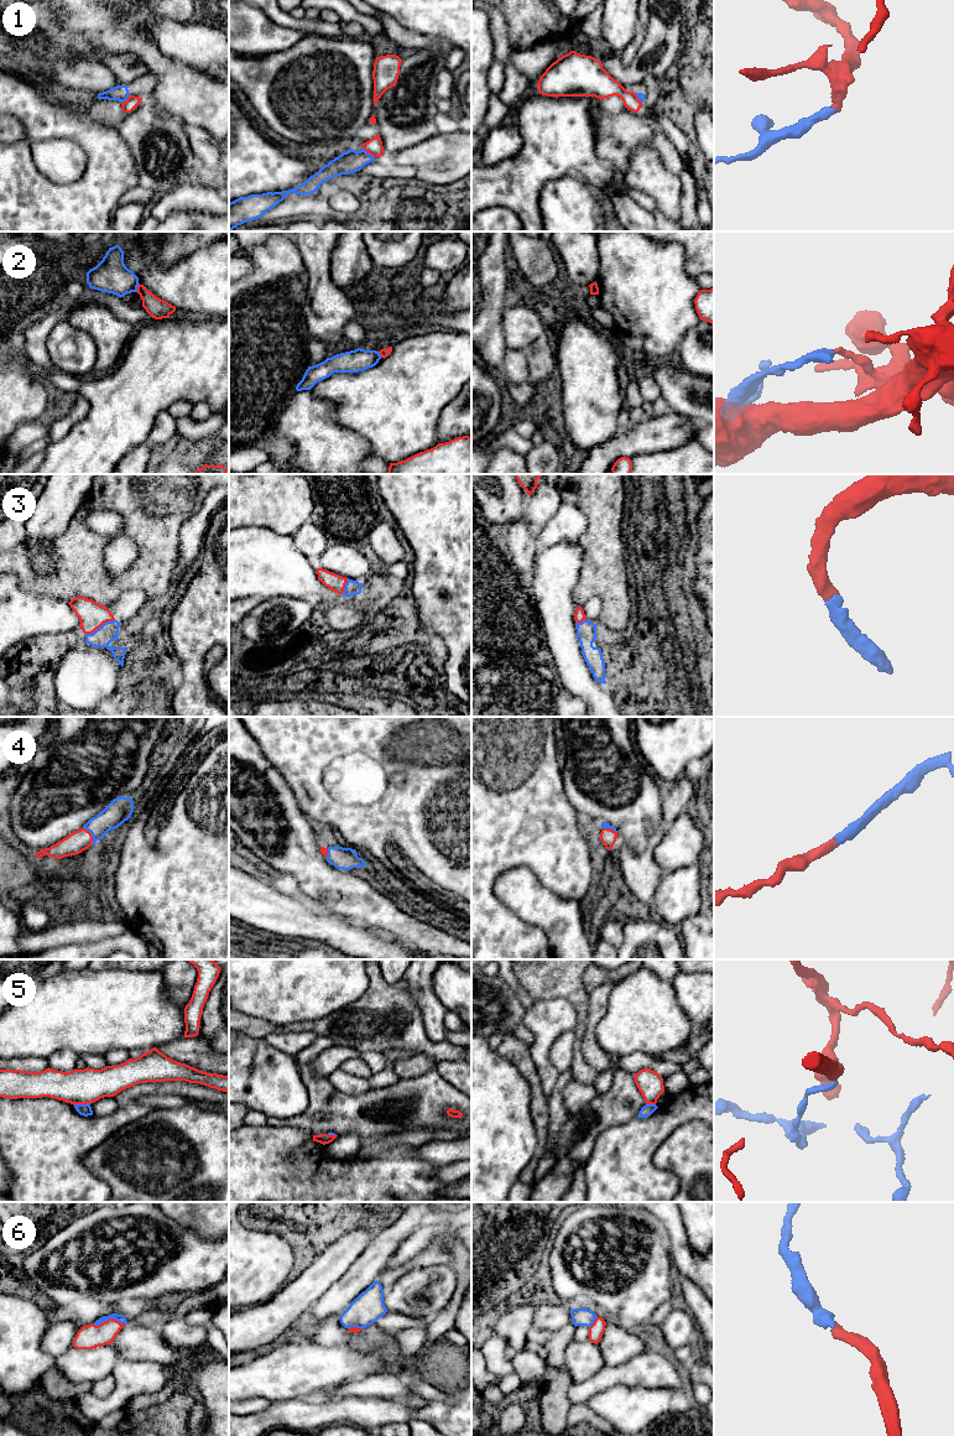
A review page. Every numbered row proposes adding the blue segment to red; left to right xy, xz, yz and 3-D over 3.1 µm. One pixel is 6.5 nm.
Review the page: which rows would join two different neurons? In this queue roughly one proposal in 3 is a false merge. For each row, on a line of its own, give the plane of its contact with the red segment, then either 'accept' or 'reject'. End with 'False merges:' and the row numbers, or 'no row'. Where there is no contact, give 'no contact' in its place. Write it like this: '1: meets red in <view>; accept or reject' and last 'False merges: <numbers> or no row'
1: meets red in xz; reject
2: meets red in xy; reject
3: meets red in xy; accept
4: meets red in xy; accept
5: meets red in xy; reject
6: meets red in xy; accept
False merges: 1, 2, 5

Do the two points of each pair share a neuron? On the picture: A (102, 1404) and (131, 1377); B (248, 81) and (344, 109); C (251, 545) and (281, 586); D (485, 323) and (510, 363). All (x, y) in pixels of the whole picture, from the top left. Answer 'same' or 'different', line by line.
A: same
B: same
C: same
D: different

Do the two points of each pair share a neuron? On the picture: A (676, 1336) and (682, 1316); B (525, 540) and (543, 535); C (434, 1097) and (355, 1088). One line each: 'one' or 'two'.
A: one
B: two
C: two

